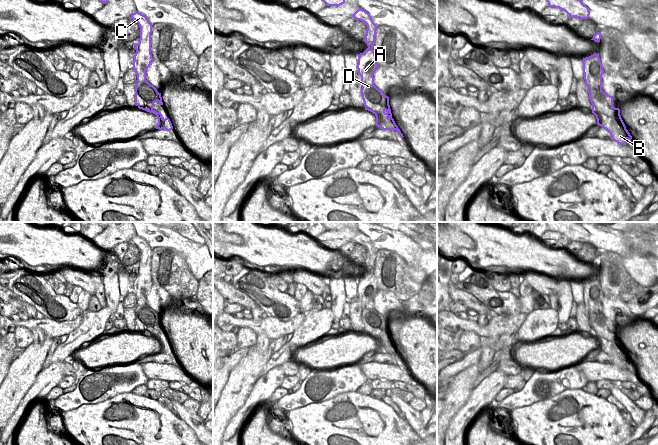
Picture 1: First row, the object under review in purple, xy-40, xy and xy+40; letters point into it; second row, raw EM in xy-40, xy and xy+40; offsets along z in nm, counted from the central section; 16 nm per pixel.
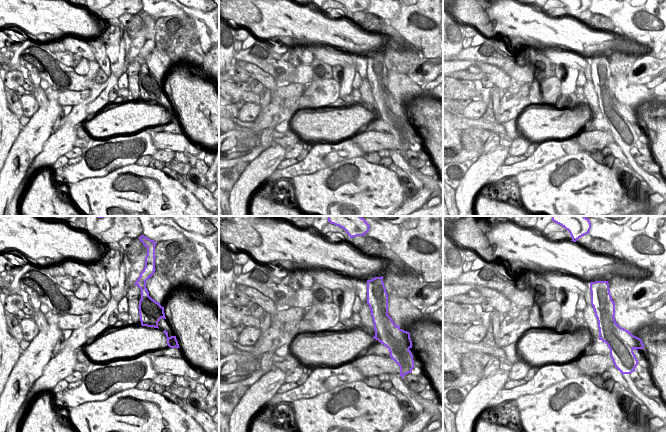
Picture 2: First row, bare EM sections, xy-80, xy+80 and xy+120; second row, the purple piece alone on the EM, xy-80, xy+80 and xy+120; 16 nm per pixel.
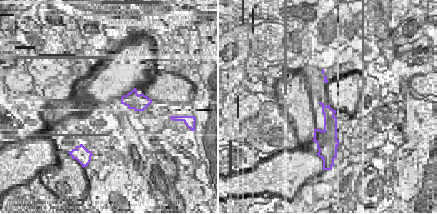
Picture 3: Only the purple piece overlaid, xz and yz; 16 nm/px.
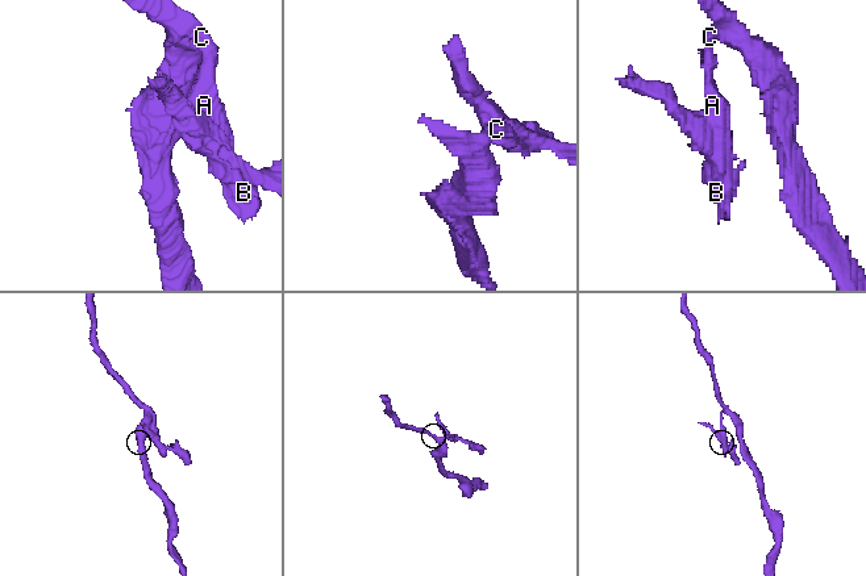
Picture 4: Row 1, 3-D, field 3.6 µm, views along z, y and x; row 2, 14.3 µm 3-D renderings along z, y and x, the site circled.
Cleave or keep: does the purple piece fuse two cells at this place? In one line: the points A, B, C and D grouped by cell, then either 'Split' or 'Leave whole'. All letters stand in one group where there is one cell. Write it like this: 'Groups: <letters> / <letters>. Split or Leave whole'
Groups: A B C / D. Split.

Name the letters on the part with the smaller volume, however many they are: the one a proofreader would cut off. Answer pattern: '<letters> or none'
D.

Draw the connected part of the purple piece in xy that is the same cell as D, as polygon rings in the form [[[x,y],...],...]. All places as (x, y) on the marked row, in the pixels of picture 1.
[[[363,85],[361,95],[364,102],[365,110],[373,114],[382,115],[384,122],[387,118],[392,118],[389,105],[389,97],[380,91],[375,85]]]

